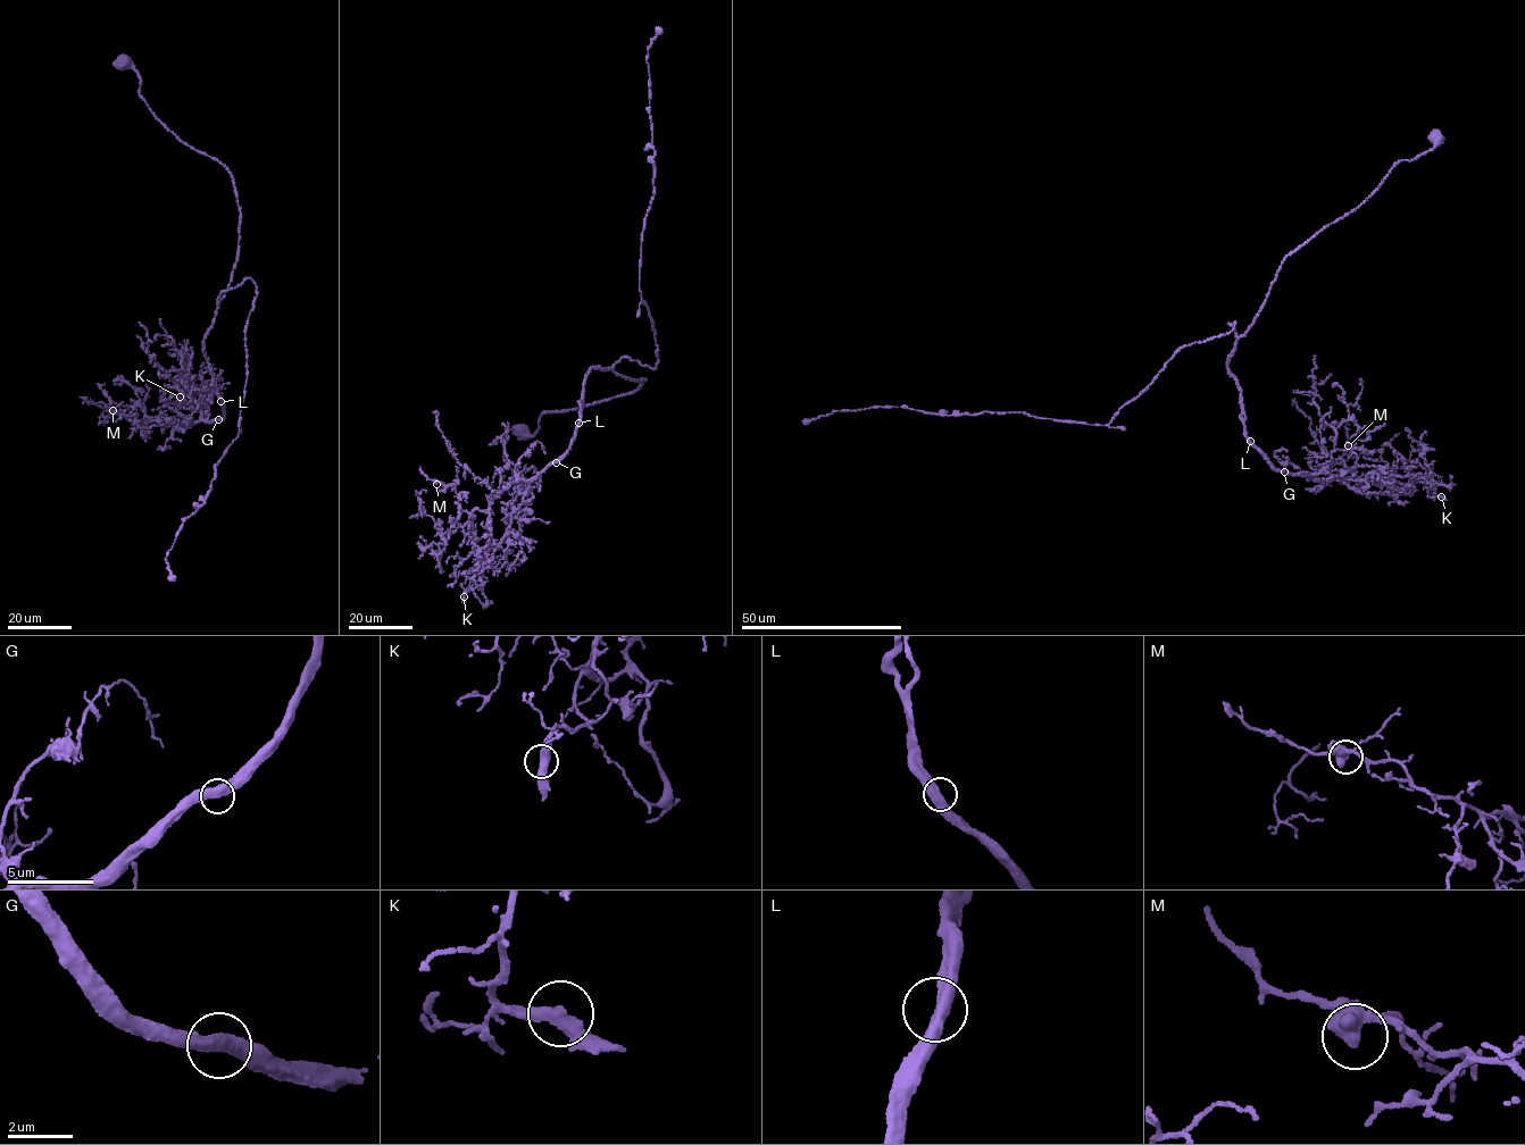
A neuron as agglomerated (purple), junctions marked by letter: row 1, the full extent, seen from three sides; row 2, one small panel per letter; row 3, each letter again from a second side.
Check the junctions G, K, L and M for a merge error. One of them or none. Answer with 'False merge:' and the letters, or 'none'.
False merge: none

